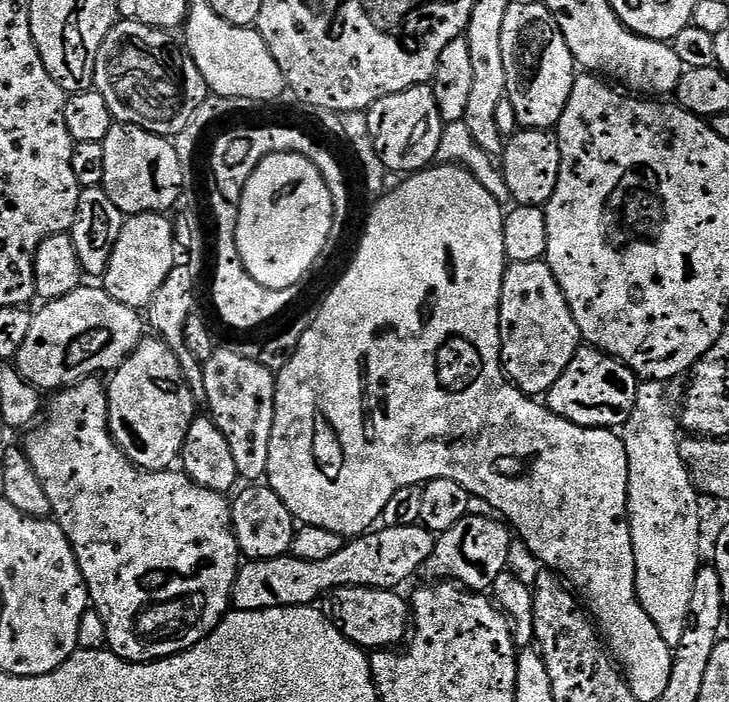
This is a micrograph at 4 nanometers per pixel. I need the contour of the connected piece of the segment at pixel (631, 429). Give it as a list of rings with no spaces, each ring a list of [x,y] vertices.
[[[645,380],[636,389],[636,405],[632,416],[622,428],[624,449],[628,455],[628,515],[630,538],[634,546],[634,574],[636,575],[636,596],[642,602],[642,610],[650,614],[662,642],[675,650],[686,634],[686,622],[690,610],[690,594],[694,591],[696,572],[702,567],[700,560],[700,504],[696,501],[698,489],[692,482],[680,457],[680,445],[676,436],[678,416],[672,413],[668,401],[667,383],[659,380]]]

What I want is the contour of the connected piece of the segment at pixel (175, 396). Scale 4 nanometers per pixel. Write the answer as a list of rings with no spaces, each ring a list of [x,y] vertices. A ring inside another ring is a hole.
[[[159,338],[141,340],[126,362],[111,373],[106,387],[108,428],[116,444],[140,468],[151,472],[171,469],[179,461],[186,430],[198,414],[197,397],[188,389],[174,350]]]

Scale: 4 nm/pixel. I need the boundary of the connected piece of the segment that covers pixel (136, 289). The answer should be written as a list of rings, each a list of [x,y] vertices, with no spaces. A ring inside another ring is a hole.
[[[143,212],[137,216],[127,217],[122,226],[122,234],[118,234],[118,242],[114,242],[114,254],[110,254],[108,268],[102,277],[102,287],[108,291],[118,302],[137,310],[147,309],[148,303],[158,294],[158,286],[166,282],[166,274],[176,265],[178,245],[174,224],[168,221],[167,215],[158,212]]]

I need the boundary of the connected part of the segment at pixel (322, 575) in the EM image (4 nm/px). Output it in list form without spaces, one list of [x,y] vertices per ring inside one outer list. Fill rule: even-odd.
[[[420,524],[398,526],[397,528],[381,527],[380,532],[369,530],[363,536],[349,539],[338,550],[338,554],[330,554],[330,558],[321,560],[303,560],[291,554],[265,560],[245,559],[236,570],[234,586],[232,587],[231,607],[238,612],[250,610],[266,610],[267,608],[302,608],[317,603],[316,599],[325,597],[335,588],[390,588],[399,589],[417,571],[423,569],[436,545],[436,536]]]

